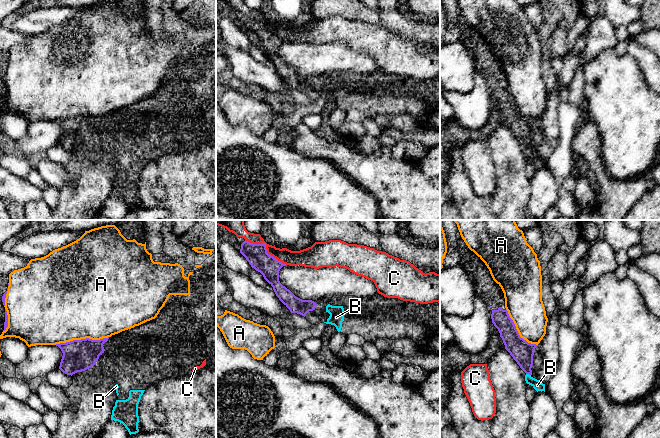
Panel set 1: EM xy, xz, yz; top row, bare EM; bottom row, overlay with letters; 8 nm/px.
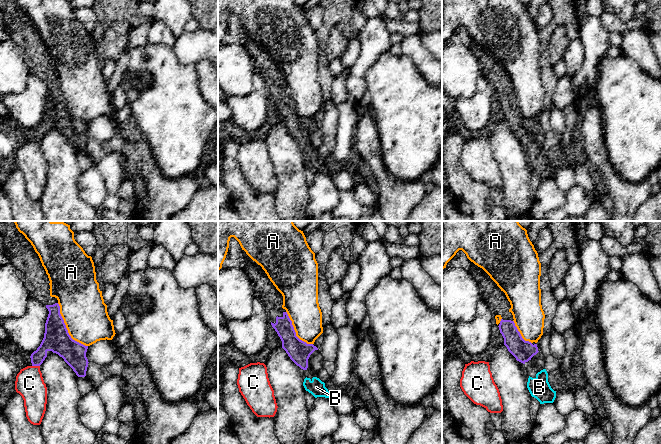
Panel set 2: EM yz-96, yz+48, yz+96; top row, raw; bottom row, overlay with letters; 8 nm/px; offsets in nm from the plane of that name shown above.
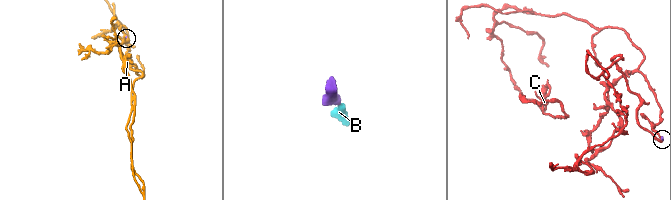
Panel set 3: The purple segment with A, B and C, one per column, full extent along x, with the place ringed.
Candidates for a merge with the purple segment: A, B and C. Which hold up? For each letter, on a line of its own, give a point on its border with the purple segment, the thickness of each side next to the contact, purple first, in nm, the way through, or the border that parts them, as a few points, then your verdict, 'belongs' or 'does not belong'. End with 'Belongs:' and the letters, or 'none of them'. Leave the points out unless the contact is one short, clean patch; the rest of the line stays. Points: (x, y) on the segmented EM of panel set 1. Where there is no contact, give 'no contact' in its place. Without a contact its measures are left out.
A: contact xy (81, 339); calibres 260 and 500 nm; does not belong
B: contact yz (528, 373); calibres 180 and 80 nm; way yz (522, 352), (528, 373), (537, 385); belongs
C: contact xz (265, 248); calibres 180 and 130 nm; does not belong
Belongs: B

